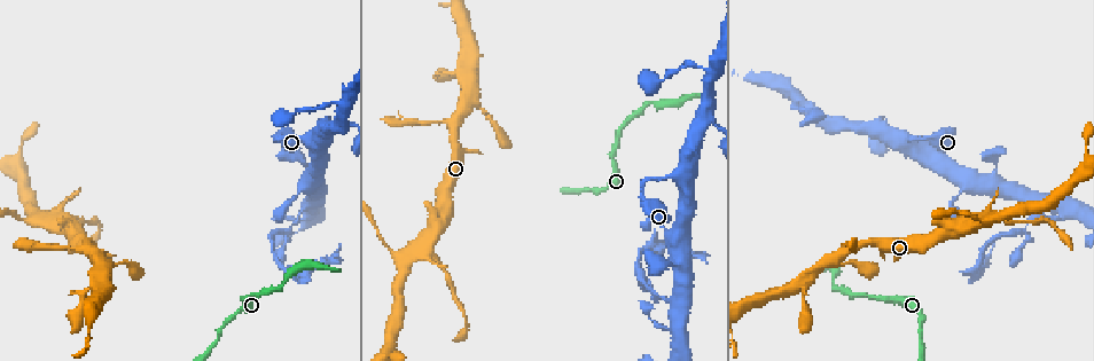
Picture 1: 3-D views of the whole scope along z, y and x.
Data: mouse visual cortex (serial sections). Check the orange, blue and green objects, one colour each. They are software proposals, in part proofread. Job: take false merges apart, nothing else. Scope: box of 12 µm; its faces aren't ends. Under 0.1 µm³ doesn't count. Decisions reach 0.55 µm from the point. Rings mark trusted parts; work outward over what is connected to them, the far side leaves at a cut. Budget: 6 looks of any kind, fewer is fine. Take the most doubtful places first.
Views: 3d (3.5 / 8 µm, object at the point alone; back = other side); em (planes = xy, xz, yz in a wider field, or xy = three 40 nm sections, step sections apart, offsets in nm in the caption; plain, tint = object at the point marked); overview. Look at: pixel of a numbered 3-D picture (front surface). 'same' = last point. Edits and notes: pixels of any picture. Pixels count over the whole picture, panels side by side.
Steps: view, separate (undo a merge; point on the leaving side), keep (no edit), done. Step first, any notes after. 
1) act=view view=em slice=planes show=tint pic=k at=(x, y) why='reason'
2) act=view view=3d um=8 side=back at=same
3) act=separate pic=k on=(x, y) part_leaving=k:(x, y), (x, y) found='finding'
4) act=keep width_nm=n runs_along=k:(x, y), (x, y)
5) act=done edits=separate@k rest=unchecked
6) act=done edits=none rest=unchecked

act=view view=3d um=3.5 side=back pic=1 at=(449, 76) why='calibre changes'

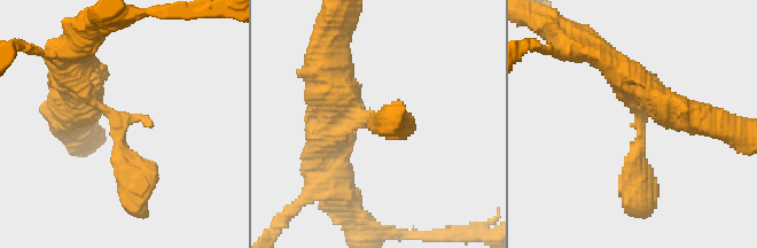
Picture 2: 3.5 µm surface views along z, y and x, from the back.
act=view view=em slice=xy step=3 show=tint pic=2 at=(373, 114)

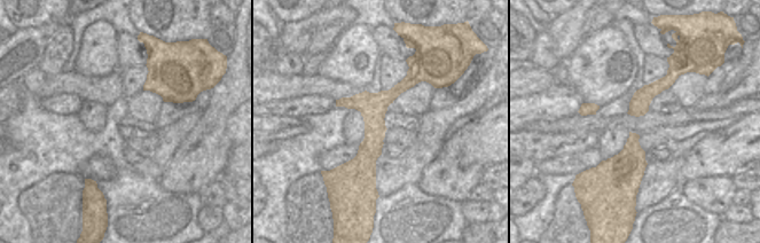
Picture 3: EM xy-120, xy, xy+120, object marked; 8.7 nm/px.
act=keep found='all the same cell'

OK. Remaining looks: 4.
act=view view=3d um=3.5 pic=1 at=(915, 138) why='abrupt turn'

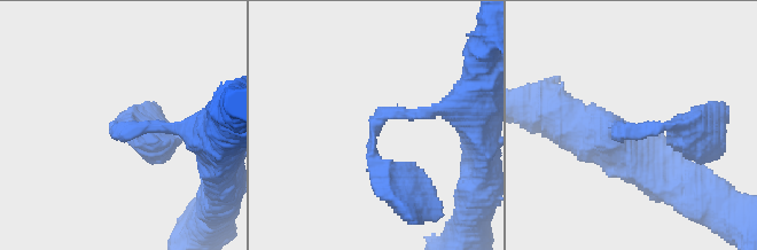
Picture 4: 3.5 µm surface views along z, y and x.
act=view view=em slice=xy step=5 show=tint pic=4 at=(116, 130) arm_widths_nm=150,300

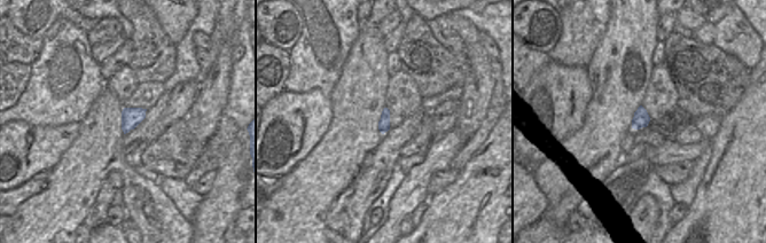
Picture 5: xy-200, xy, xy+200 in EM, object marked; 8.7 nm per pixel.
act=keep runs_along=4:(697, 134), (684, 124), (613, 131) found='continuous, no second cell'

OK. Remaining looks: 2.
act=view view=3d um=8 pic=1 at=(425, 246)

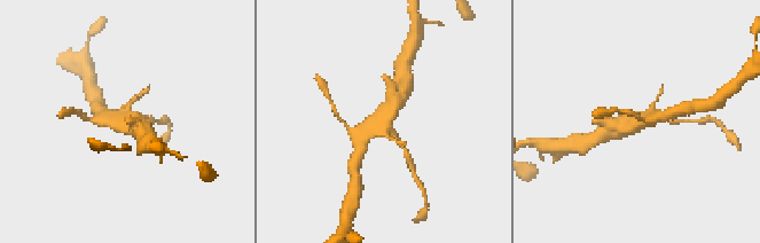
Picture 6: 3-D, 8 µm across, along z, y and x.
act=view view=em slice=xy step=3 show=tint pic=6 at=(122, 118) why='shape alone is not enough'

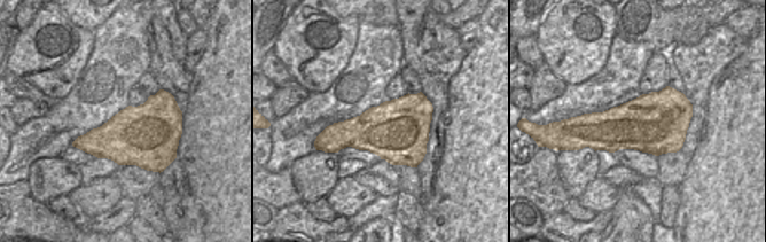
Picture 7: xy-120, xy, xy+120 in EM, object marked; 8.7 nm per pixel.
act=keep runs_along=6:(399, 99), (359, 144) found='all the same cell'

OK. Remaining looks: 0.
act=done edits=none rest=unchecked

